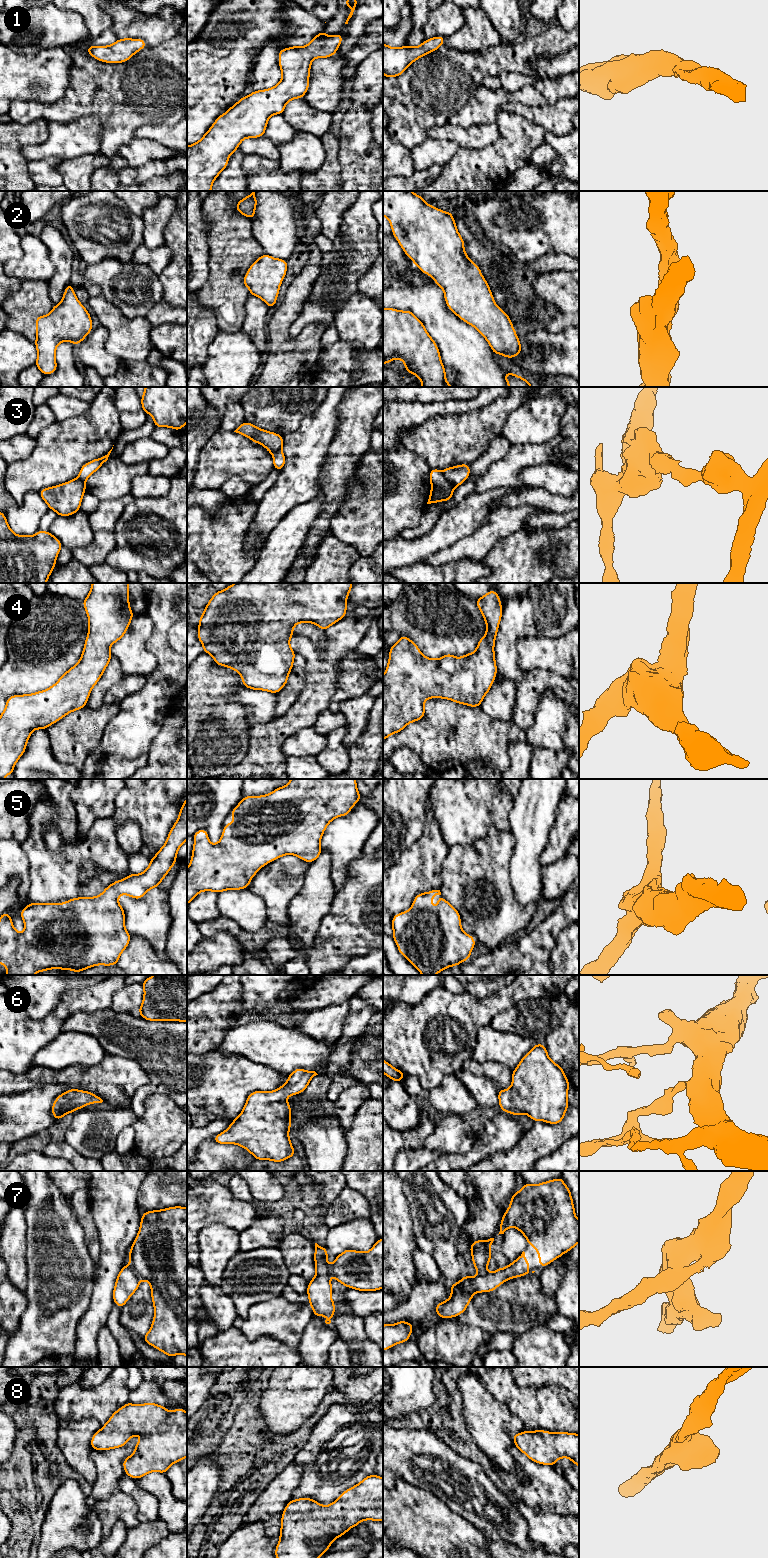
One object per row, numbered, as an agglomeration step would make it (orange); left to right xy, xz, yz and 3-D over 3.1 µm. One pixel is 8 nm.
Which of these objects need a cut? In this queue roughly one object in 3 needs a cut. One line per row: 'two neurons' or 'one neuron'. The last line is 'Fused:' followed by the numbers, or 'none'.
1: one neuron
2: one neuron
3: two neurons
4: one neuron
5: one neuron
6: one neuron
7: one neuron
8: one neuron
Fused: 3

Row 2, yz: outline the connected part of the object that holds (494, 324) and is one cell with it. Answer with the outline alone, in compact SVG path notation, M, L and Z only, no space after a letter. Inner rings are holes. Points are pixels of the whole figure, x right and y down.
M383 191L383 215L389 220L393 235L405 254L443 289L449 309L476 328L494 354L509 359L518 356L521 344L510 317L495 304L481 270L467 257L464 240L457 231L451 211L444 212L427 204L422 196L412 191Z

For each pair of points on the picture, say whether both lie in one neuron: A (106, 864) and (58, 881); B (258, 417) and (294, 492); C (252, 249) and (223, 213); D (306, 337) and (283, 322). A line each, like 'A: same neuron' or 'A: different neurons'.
A: same neuron
B: different neurons
C: same neuron
D: same neuron

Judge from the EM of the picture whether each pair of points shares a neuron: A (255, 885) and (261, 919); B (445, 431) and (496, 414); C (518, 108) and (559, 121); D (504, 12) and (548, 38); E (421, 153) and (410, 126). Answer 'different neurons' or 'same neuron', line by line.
A: different neurons
B: same neuron
C: same neuron
D: different neurons
E: different neurons

